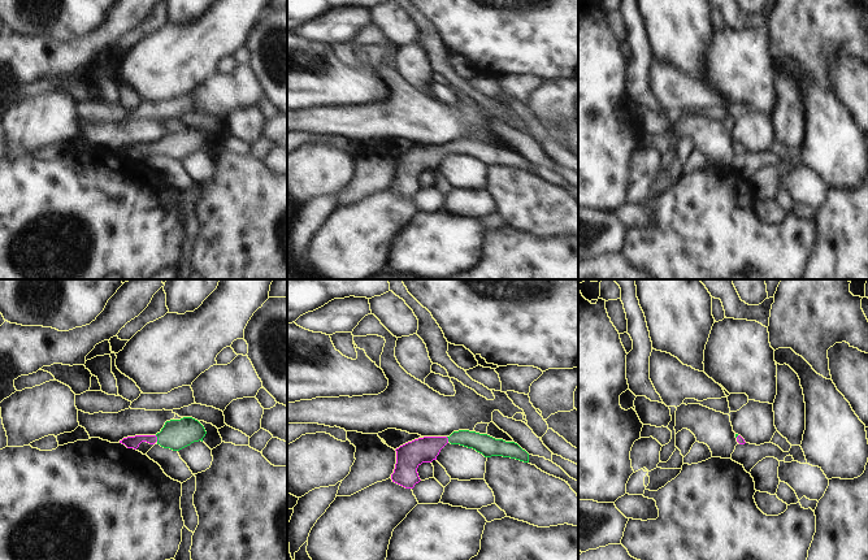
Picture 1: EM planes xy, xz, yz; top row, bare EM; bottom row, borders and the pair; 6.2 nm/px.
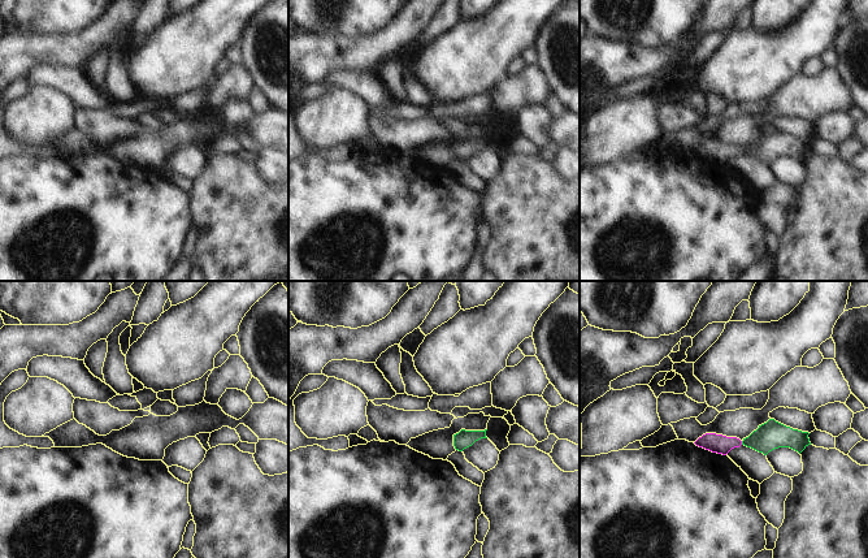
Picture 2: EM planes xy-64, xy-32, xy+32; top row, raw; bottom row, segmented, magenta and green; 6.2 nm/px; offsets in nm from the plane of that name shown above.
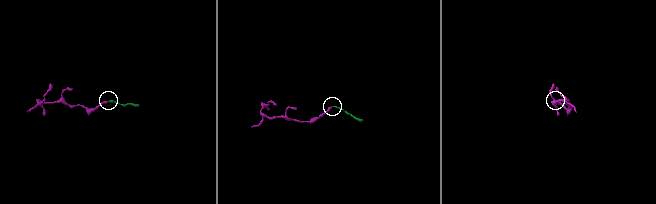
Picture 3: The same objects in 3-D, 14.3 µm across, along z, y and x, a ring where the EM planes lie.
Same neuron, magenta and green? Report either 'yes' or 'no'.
yes

